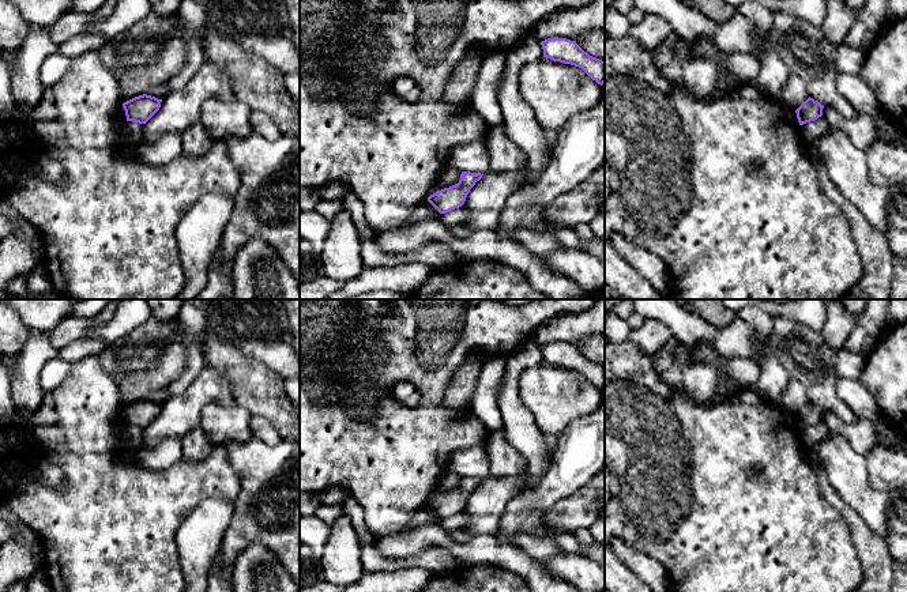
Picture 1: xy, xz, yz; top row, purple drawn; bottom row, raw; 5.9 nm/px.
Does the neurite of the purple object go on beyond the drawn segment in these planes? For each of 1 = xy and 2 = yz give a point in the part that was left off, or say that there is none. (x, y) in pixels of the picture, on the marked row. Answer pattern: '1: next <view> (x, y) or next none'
1: next none
2: next none

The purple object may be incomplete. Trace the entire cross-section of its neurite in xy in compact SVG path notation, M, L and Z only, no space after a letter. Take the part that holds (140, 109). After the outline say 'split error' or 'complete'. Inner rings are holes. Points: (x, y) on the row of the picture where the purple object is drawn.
M143 94L123 103L127 121L146 124L161 108L162 99Z; complete

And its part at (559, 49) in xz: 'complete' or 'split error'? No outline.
complete

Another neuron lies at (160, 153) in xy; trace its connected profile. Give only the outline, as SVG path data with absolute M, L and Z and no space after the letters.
M166 133L158 137L154 143L139 142L136 143L135 155L148 166L168 165L181 148L181 135Z

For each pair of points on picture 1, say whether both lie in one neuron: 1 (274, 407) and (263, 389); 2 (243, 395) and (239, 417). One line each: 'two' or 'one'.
1: one
2: two

